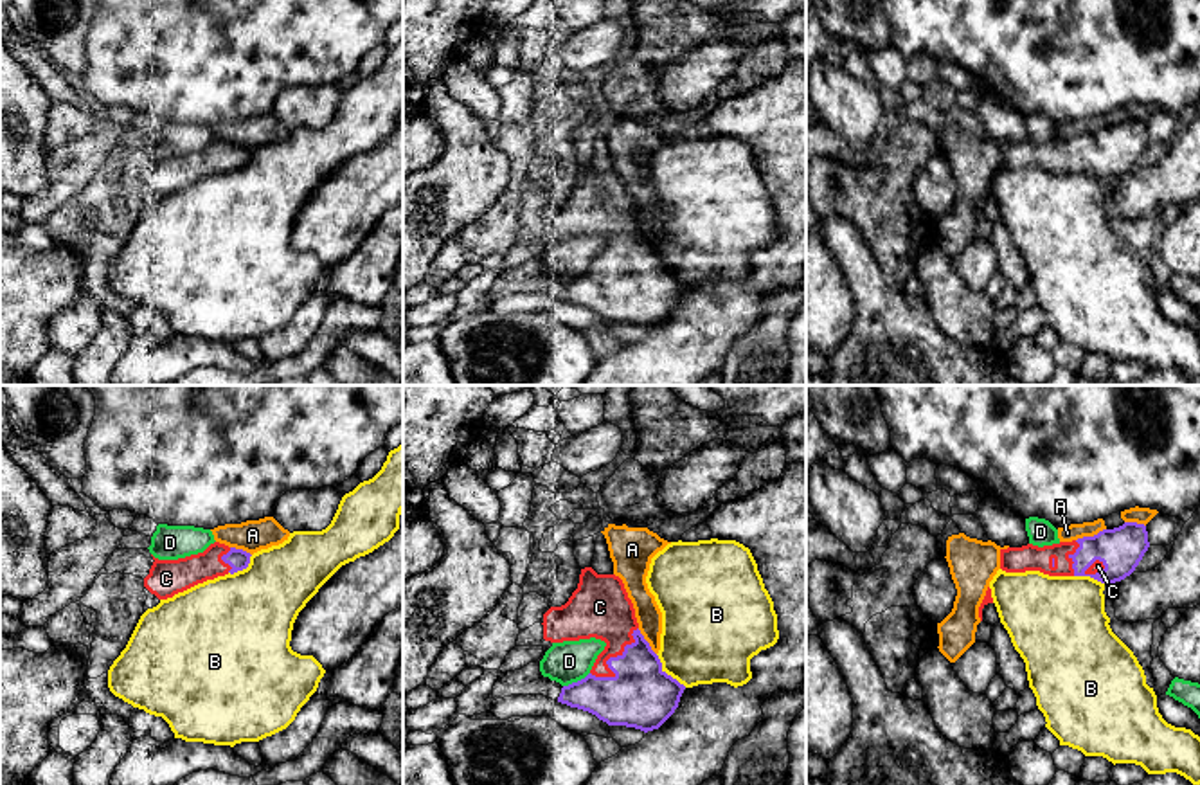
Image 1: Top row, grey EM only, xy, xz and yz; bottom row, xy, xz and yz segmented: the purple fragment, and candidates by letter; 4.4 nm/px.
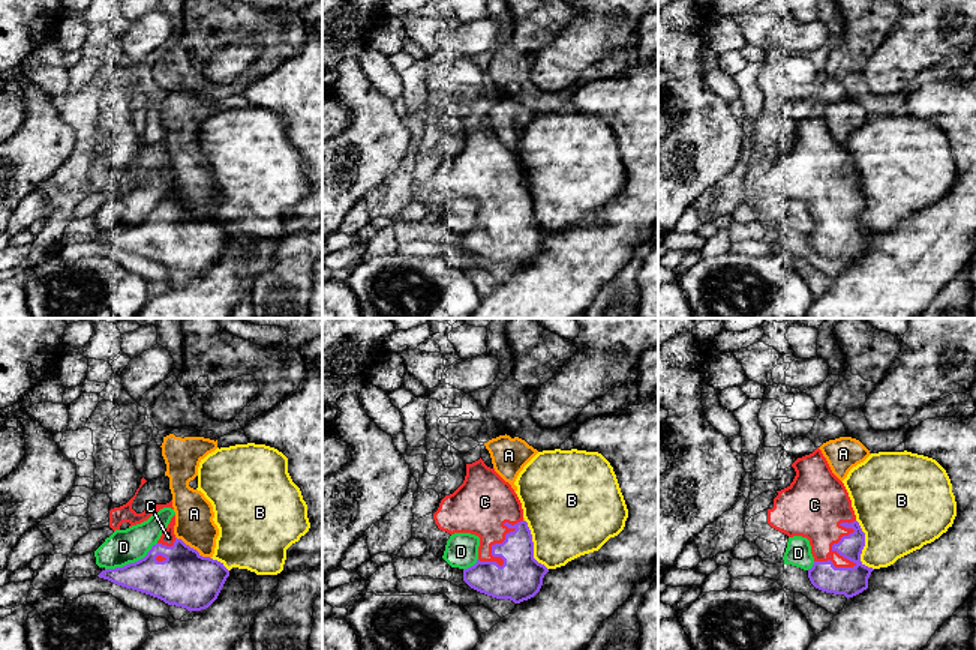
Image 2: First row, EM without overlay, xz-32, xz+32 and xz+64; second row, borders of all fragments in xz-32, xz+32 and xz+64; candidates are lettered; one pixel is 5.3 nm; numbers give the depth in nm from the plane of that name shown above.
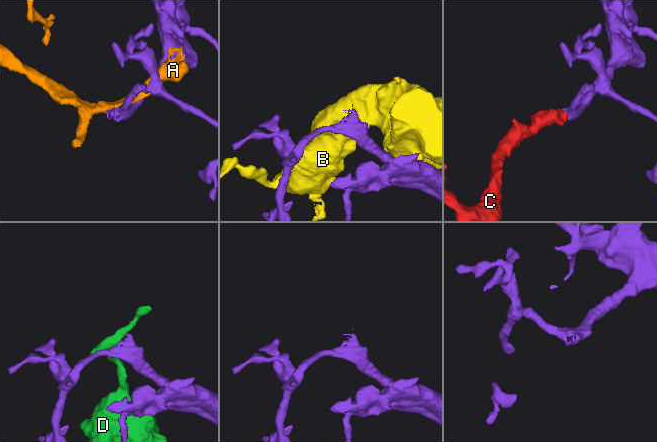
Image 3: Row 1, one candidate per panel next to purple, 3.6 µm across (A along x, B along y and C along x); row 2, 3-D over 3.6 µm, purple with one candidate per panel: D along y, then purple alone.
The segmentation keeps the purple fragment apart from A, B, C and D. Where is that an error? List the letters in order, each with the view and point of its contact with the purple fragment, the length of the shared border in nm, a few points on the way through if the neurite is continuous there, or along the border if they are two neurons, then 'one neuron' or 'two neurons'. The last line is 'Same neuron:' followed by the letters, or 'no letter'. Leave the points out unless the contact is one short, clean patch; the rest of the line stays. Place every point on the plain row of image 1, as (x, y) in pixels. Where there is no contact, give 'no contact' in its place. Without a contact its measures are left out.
A: contact yz (1091, 134); length 150 nm; two neurons
B: contact xz (666, 270); length 200 nm; two neurons
C: contact xz (610, 254); length 300 nm; way xz (641, 292), (610, 254), (612, 216), (600, 204); one neuron
D: contact xz (578, 278); length 140 nm; two neurons
Same neuron: C

